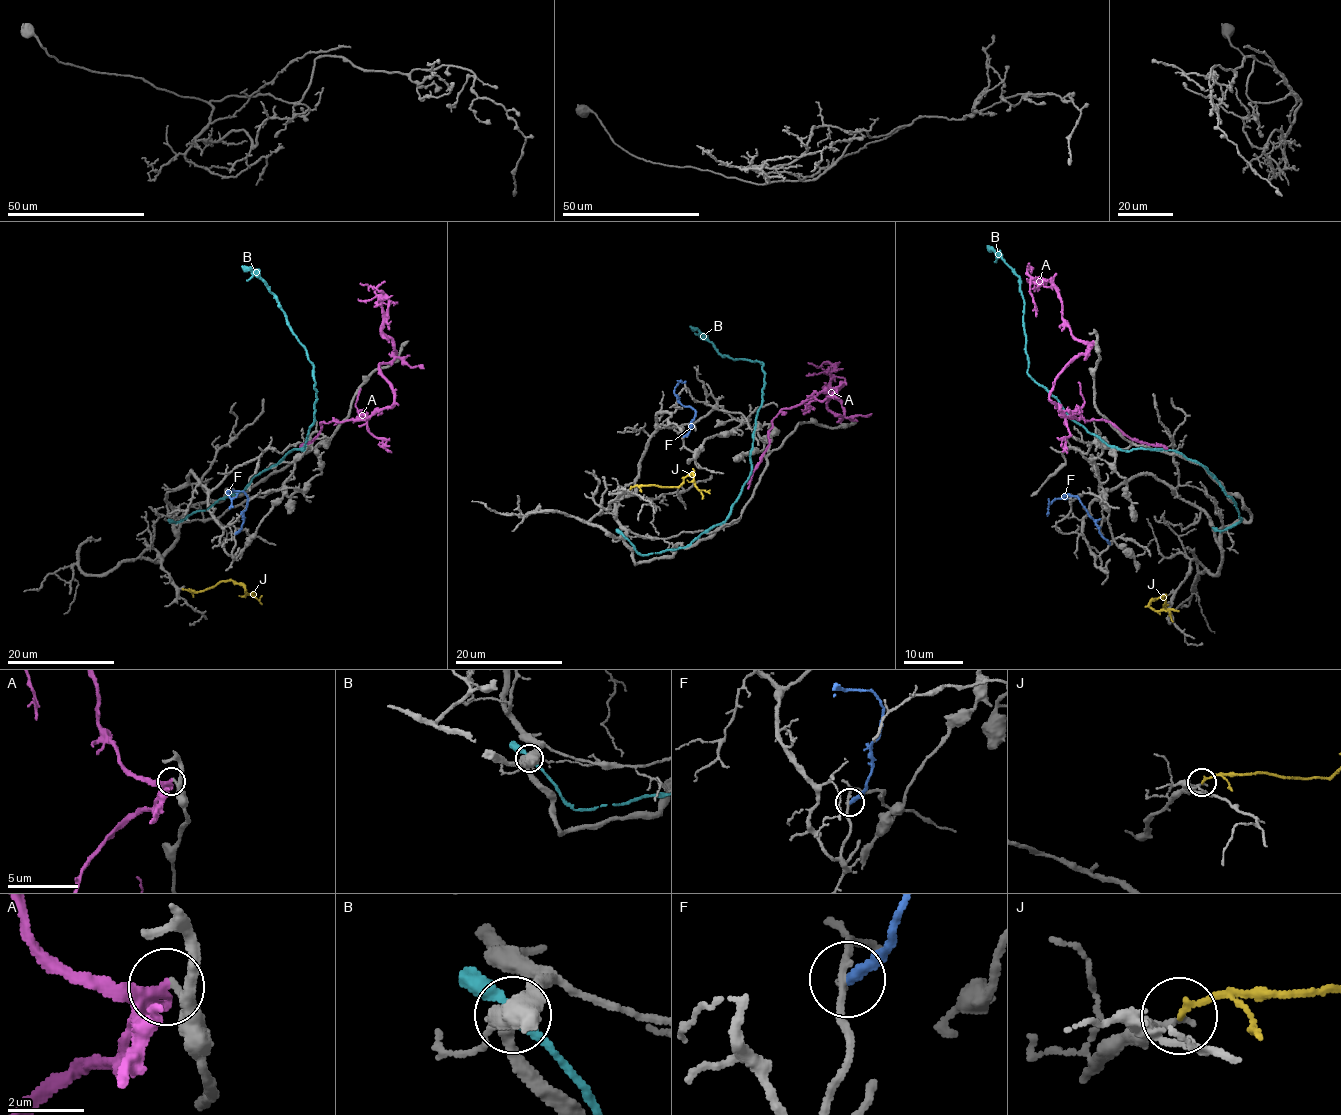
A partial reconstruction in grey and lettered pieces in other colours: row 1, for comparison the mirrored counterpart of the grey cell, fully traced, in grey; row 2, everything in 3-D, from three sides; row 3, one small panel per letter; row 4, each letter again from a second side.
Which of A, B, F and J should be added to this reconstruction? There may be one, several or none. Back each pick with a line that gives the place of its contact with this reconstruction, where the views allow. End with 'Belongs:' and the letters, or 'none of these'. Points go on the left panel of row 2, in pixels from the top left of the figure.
J: contact (182, 588)
Belongs: J

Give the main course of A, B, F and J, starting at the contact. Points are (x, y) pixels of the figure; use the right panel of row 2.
A: (1093, 341), (1054, 382), (1050, 400), (1066, 416), (1108, 421), (1138, 441), (1162, 444), (1168, 449)
B: (1220, 531), (1233, 526), (1239, 513), (1200, 464), (1175, 450), (1111, 447), (1027, 373), (1020, 277), (987, 246)
F: (1109, 543), (1078, 497), (1056, 498), (1048, 506), (1047, 516)
J: (1168, 604), (1163, 607), (1165, 595), (1150, 603), (1156, 610), (1168, 610), (1172, 622)

